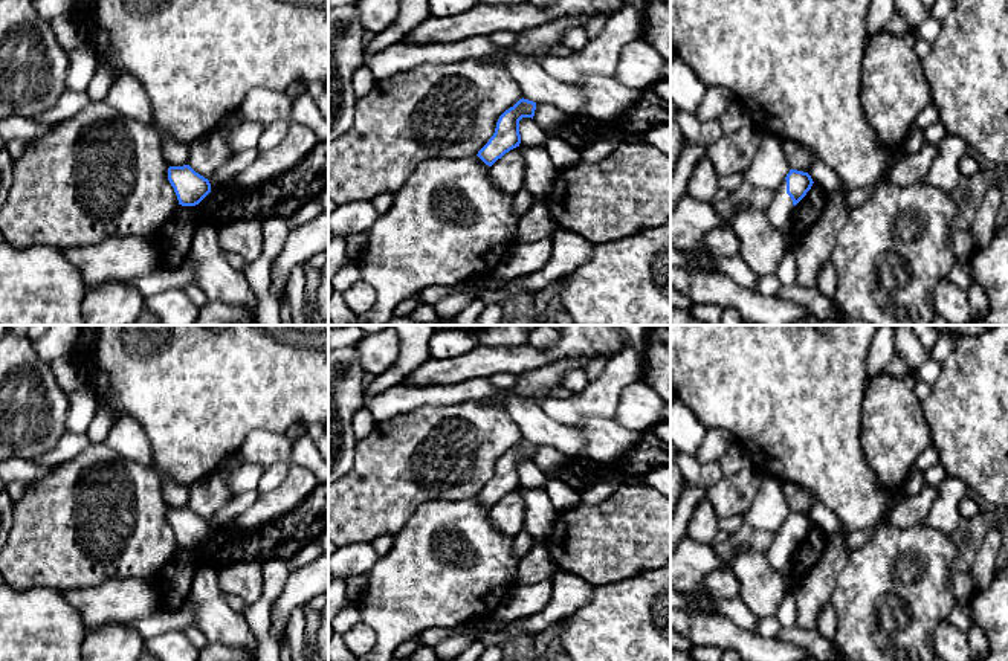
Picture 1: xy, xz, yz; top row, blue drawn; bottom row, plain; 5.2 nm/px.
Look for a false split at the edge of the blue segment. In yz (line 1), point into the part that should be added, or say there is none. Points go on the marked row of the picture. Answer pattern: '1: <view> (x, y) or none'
1: yz (813, 248)

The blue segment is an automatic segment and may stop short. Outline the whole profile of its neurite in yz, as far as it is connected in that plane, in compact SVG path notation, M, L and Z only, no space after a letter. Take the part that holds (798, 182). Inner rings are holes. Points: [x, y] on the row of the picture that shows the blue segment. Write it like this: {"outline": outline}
{"outline": "M790 169L785 180L774 191L770 206L764 211L768 221L785 237L788 250L796 260L796 284L816 287L817 275L831 261L835 240L840 235L848 217L848 192L828 191L822 217L803 232L793 224L794 206L813 186L808 173Z"}

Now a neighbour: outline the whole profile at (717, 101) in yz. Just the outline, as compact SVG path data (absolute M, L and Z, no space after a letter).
M709 87L699 119L719 119L719 116L727 110L732 98L732 93L724 87Z

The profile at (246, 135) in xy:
M243 121L237 125L220 125L217 130L228 142L231 151L238 154L258 147L264 127L255 121Z

